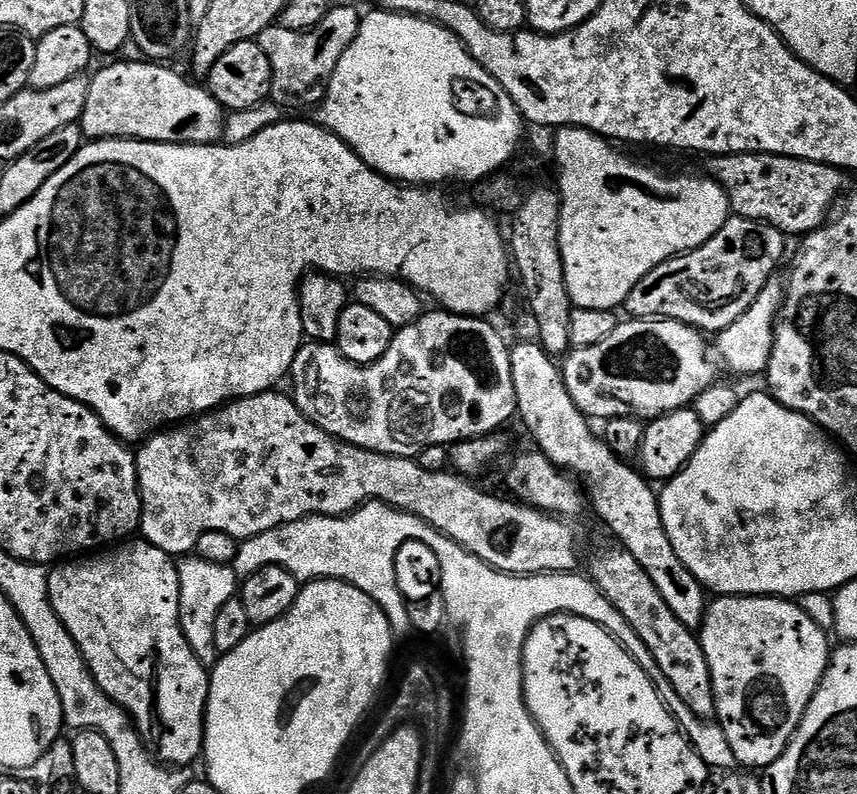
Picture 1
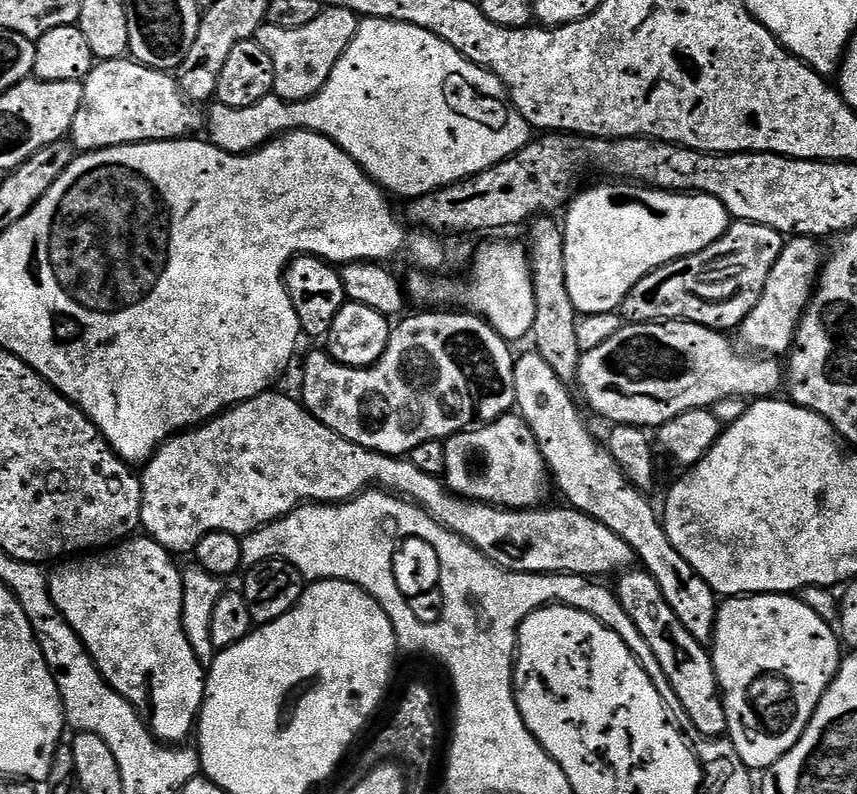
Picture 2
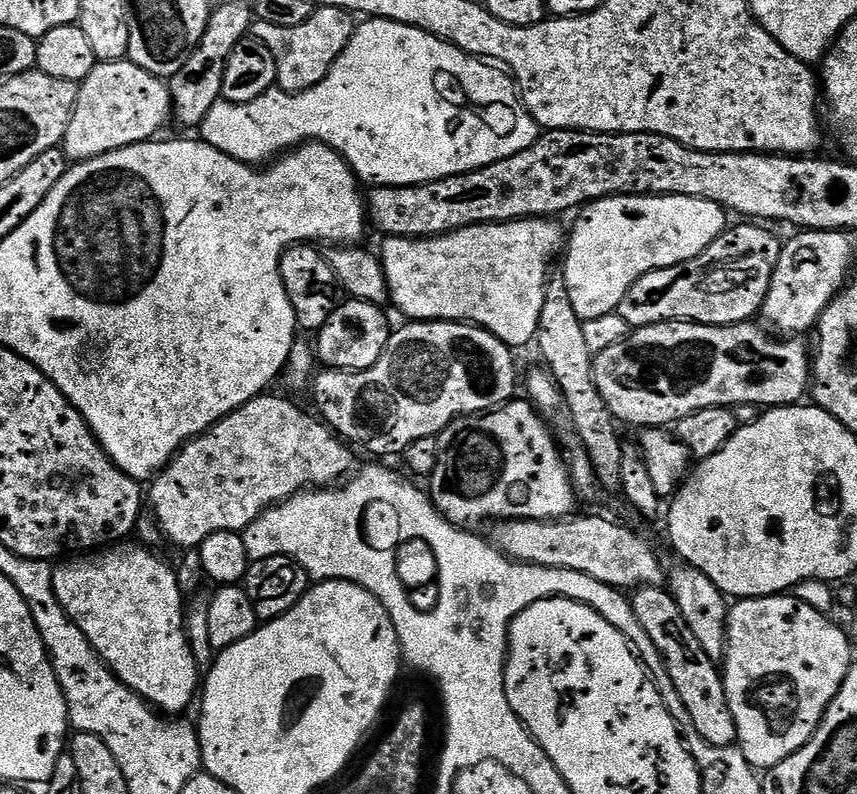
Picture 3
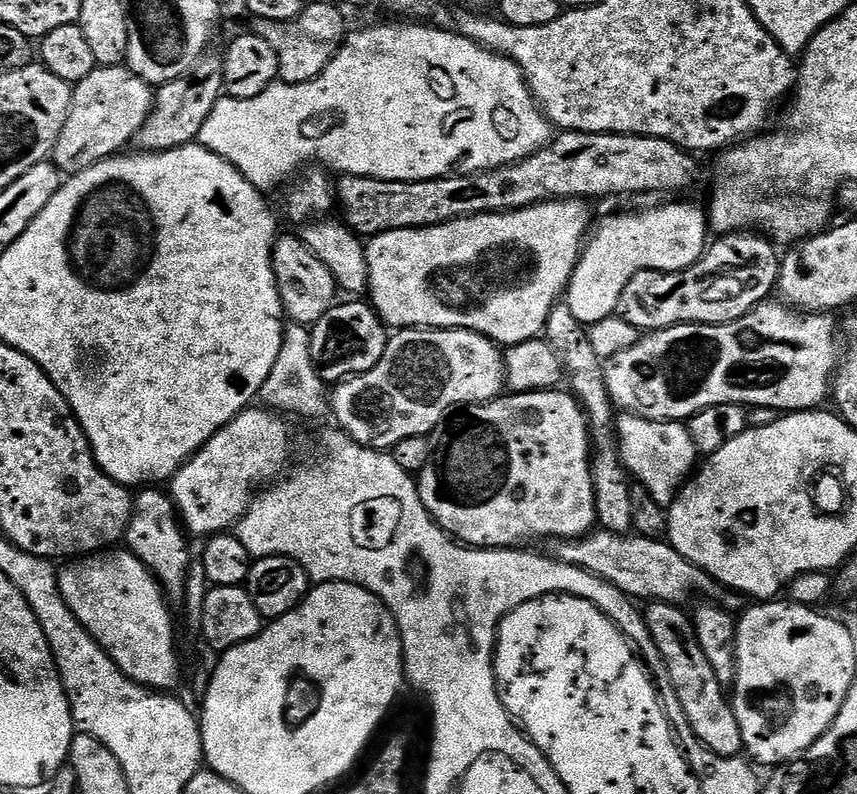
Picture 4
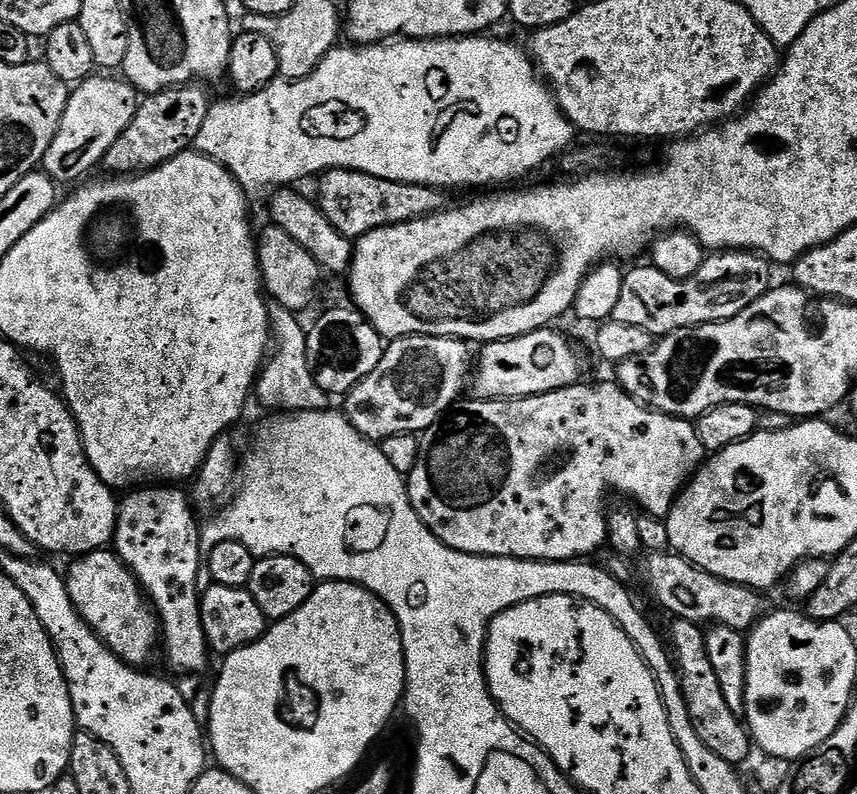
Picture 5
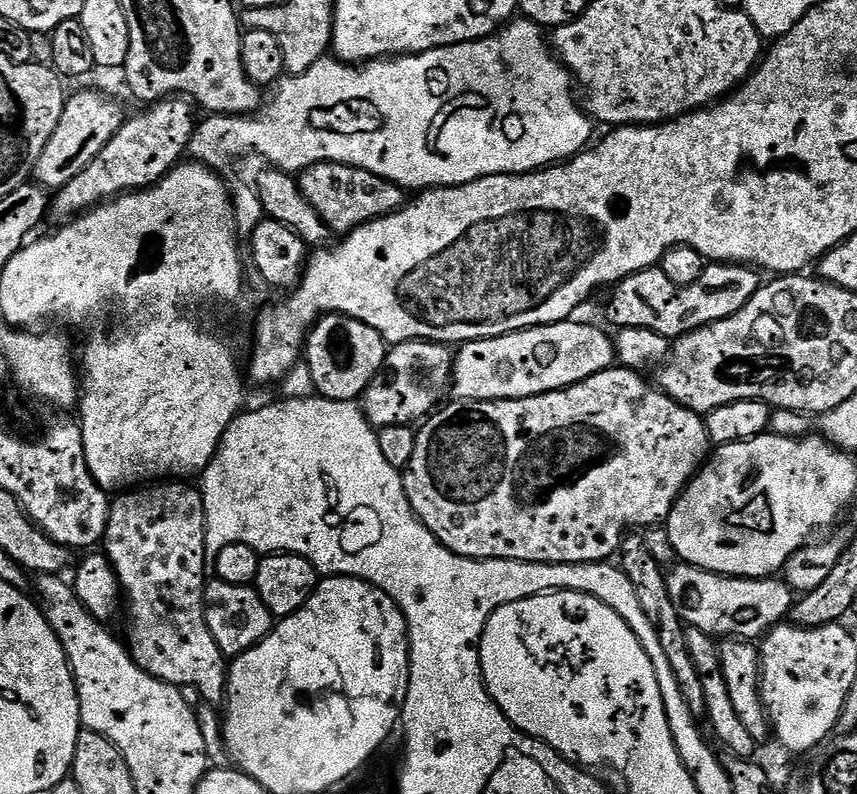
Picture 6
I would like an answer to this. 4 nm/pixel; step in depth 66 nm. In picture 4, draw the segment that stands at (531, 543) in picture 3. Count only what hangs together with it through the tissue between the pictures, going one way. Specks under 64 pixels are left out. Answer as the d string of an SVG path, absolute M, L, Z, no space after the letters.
M593 530L579 540L555 541L551 547L550 552L555 559L613 584L619 592L637 601L661 600L680 606L685 603L684 592L701 592L704 598L712 598L718 591L718 585L712 577L689 560L684 560L682 554L678 554L678 550L674 550L663 539L651 540L648 536L635 534L619 536L613 532Z

